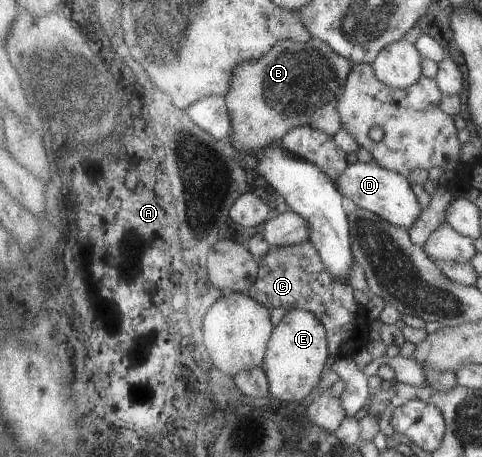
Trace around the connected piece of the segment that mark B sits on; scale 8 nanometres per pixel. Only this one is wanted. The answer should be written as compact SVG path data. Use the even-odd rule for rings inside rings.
M316 37L304 43L294 39L278 41L258 61L244 61L235 69L230 93L225 96L234 129L230 133L232 145L251 155L258 149L268 149L300 126L336 135L343 127L339 105L353 68L354 62Z

